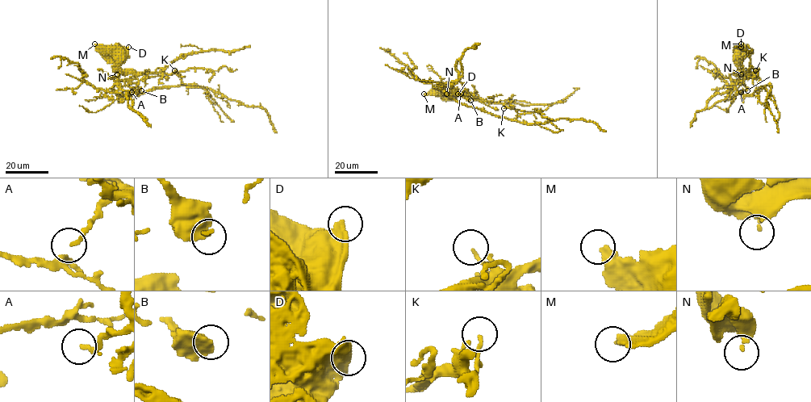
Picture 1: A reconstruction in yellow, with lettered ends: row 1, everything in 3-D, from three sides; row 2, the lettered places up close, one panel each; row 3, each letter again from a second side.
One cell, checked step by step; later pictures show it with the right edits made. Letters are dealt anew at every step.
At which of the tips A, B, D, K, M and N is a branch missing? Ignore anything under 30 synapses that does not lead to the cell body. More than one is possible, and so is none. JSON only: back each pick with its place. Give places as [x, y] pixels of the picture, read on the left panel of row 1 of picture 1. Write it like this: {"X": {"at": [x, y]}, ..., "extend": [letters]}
{"extend": []}

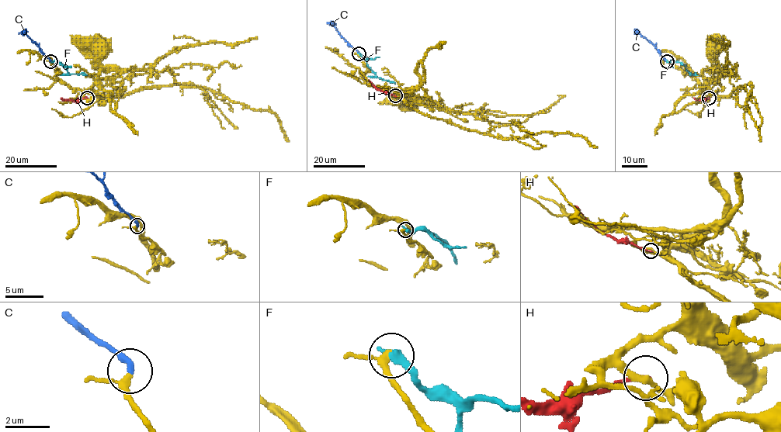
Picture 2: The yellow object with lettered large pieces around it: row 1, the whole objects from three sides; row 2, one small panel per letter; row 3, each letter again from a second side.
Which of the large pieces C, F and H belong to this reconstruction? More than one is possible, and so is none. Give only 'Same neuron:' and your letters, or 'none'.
Same neuron: C

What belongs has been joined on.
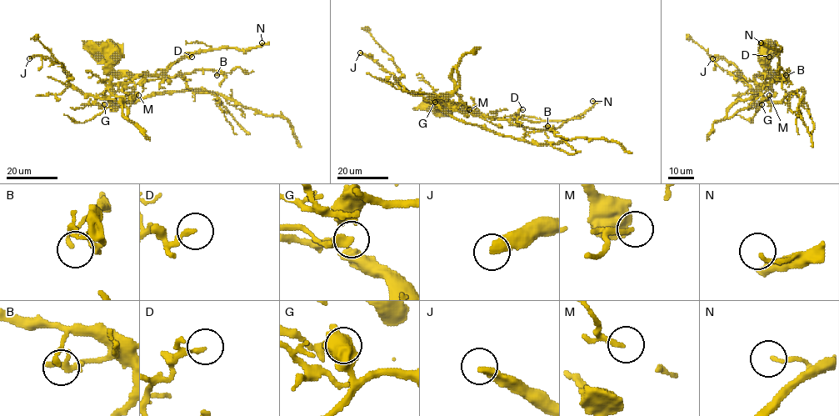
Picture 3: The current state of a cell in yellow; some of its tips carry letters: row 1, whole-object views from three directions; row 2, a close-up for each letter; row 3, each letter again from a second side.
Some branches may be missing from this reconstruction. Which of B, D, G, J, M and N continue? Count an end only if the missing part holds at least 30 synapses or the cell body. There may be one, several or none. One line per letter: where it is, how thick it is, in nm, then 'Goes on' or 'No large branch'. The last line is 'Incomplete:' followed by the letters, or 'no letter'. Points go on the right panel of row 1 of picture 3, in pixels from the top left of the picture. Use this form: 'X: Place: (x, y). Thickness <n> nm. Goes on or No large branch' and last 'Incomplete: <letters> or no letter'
B: Place: (786, 75). Thickness 170 nm. No large branch
D: Place: (769, 57). Thickness 180 nm. No large branch
G: Place: (761, 104). Thickness 160 nm. No large branch
J: Place: (712, 58). Thickness 360 nm. Goes on
M: Place: (769, 95). Thickness 190 nm. No large branch
N: Place: (761, 42). Thickness 130 nm. No large branch
Incomplete: J

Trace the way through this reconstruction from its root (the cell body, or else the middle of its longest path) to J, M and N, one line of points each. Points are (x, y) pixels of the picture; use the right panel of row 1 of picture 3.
J: (766, 52), (771, 53), (765, 62), (768, 87), (755, 98), (741, 72), (732, 62), (718, 56), (712, 58)
M: (766, 52), (771, 53), (771, 57), (765, 62), (766, 79), (761, 96), (766, 98), (769, 95)
N: (766, 52), (771, 53), (771, 57), (765, 62), (766, 73), (776, 75), (781, 48), (772, 48), (761, 42)

